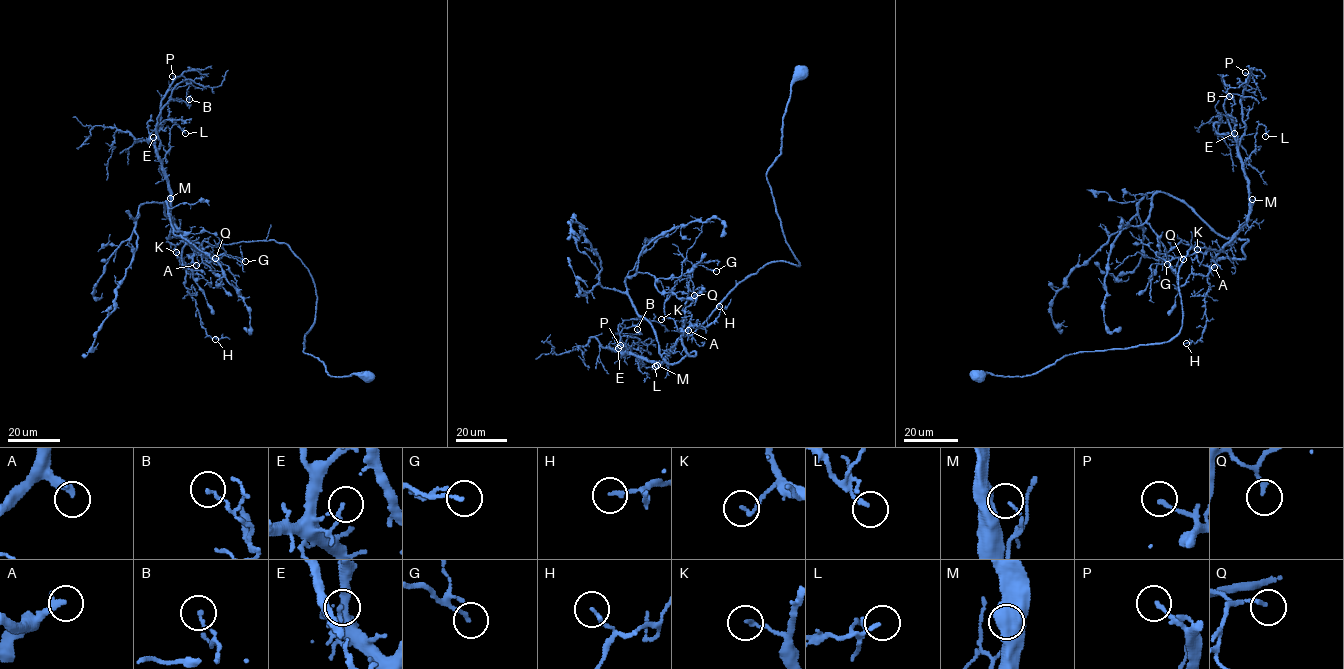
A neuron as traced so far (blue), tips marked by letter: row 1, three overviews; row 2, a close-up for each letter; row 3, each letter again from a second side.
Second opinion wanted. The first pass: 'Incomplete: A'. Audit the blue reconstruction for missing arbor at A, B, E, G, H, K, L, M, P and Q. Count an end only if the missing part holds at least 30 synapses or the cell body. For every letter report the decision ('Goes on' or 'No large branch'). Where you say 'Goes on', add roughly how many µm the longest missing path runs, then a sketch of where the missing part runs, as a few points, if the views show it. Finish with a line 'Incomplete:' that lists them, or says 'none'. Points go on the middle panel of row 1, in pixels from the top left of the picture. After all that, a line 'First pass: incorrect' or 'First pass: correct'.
A: Goes on. Missing length about 50 µm. Course of what is missing: (688, 330), (709, 330), (715, 316), (711, 306), (704, 302), (705, 321)
B: No large branch
E: No large branch
G: No large branch
H: No large branch
K: No large branch
L: No large branch
M: No large branch
P: No large branch
Q: No large branch
Incomplete: A
First pass: correct

